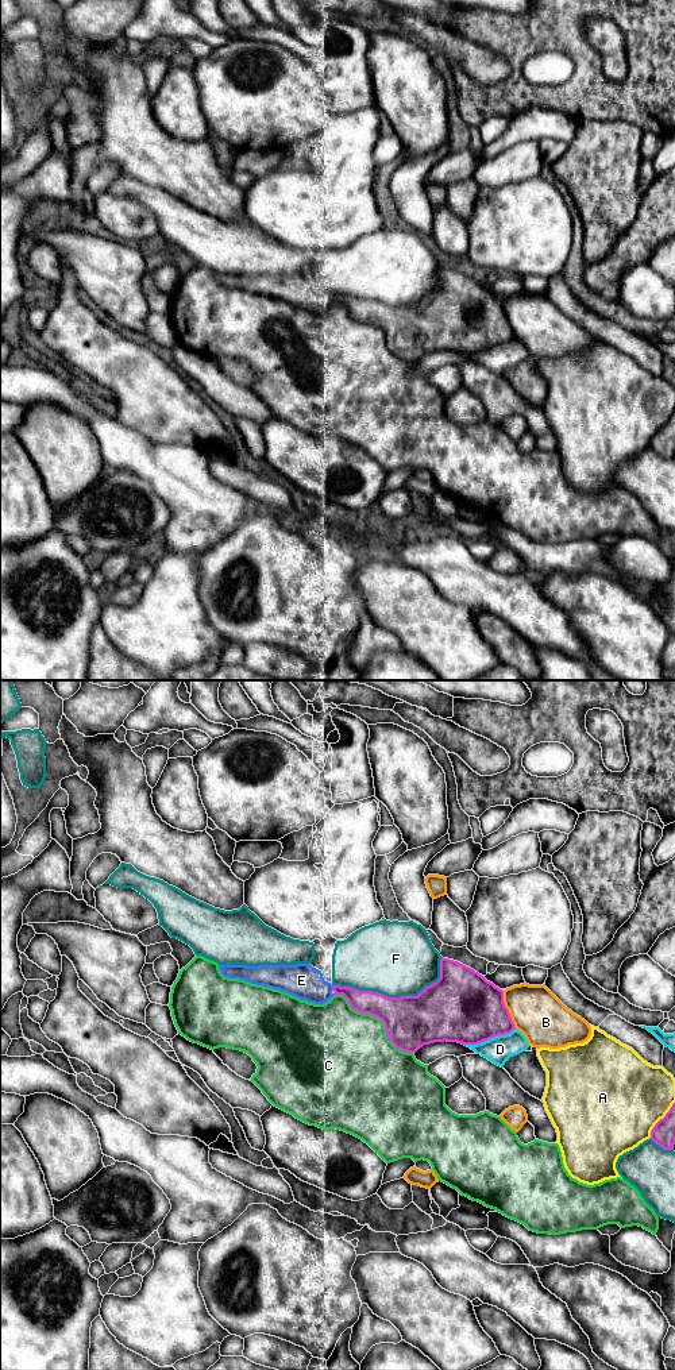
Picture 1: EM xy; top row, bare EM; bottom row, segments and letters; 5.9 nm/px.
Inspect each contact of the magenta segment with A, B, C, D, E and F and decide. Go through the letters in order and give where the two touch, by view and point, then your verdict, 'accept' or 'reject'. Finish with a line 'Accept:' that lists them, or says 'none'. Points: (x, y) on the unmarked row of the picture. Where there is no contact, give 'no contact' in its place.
A: xy (660, 428) | reject
B: xy (506, 319) | reject
C: xy (377, 325) | reject
D: xy (489, 347) | reject
E: xy (332, 294) | accept
F: xy (396, 307) | reject
Accept: E

